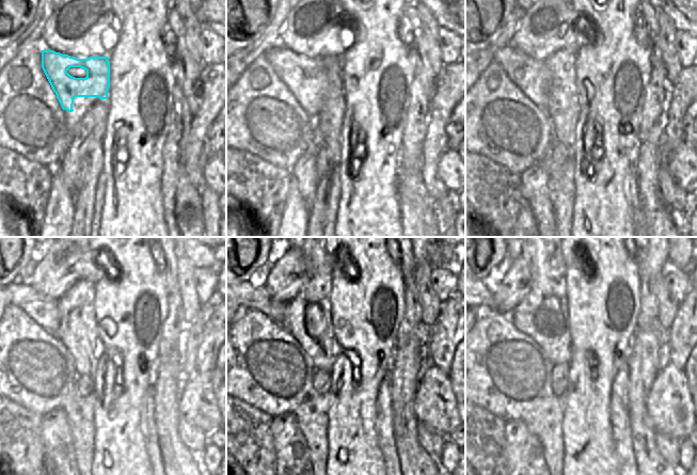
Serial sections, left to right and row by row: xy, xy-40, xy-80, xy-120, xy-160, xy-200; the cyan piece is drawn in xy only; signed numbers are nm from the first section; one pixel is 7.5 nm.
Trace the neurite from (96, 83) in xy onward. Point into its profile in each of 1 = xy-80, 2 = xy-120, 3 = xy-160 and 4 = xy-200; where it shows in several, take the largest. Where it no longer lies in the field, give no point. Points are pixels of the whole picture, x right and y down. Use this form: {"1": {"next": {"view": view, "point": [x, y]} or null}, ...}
{"1": {"next": {"view": "xy-80", "point": [531, 75]}}, "2": {"next": {"view": "xy-120", "point": [43, 310]}}, "3": {"next": {"view": "xy-160", "point": [248, 296]}}, "4": {"next": {"view": "xy-200", "point": [487, 294]}}}

